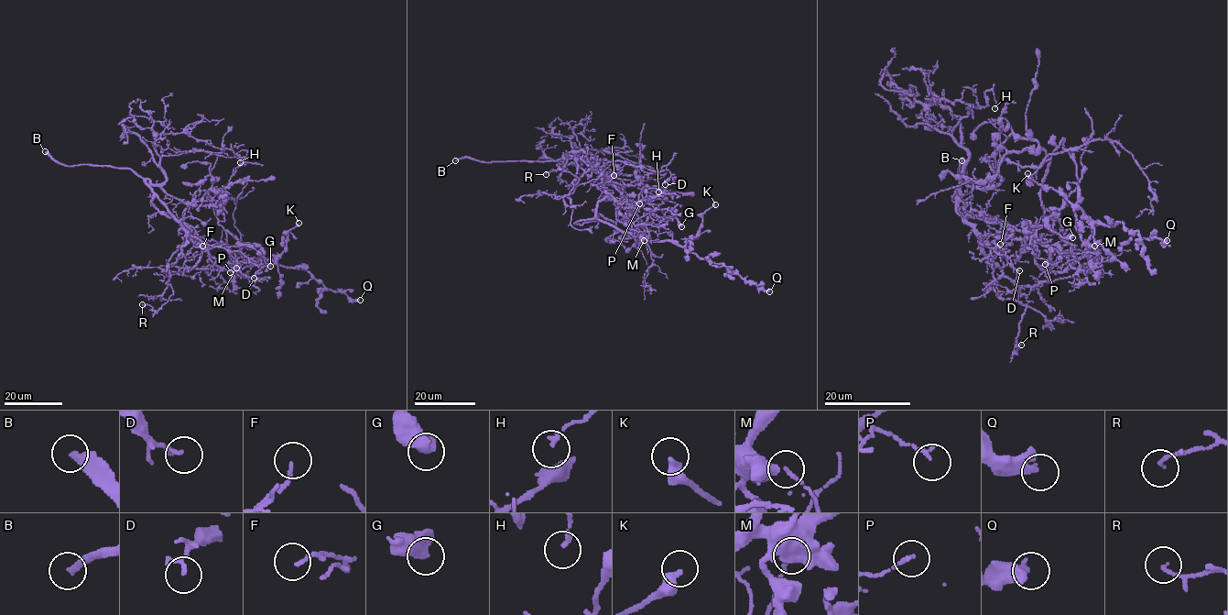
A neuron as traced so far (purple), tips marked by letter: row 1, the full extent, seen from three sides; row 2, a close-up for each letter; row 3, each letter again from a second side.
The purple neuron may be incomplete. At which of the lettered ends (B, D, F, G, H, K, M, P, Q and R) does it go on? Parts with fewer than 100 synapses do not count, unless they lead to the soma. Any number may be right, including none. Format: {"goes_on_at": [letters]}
{"goes_on_at": ["B"]}

